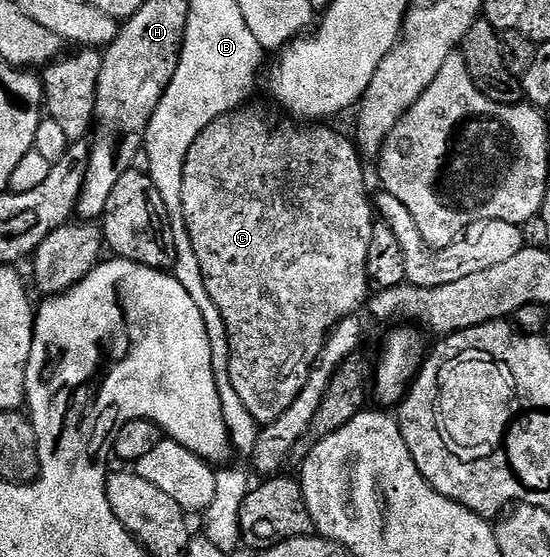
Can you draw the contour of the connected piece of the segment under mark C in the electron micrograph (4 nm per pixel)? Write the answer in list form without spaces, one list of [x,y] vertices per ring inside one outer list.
[[[251,104],[231,110],[225,116],[213,120],[213,124],[209,124],[209,128],[205,128],[205,132],[193,140],[193,148],[189,148],[189,156],[185,156],[185,172],[181,184],[181,204],[189,240],[193,240],[193,252],[197,252],[197,264],[201,266],[205,288],[209,296],[213,296],[213,304],[217,304],[225,320],[229,340],[229,380],[233,380],[233,388],[241,404],[245,404],[249,416],[253,416],[253,420],[260,424],[277,420],[277,416],[281,416],[281,412],[285,412],[289,404],[301,396],[301,388],[305,388],[305,380],[309,380],[309,372],[319,359],[331,329],[341,319],[352,317],[356,313],[355,309],[363,301],[363,305],[368,301],[367,253],[369,236],[373,236],[377,221],[373,213],[372,195],[367,195],[367,178],[363,175],[365,162],[358,145],[348,135],[347,139],[345,135],[330,130],[327,124],[291,125],[295,126],[275,127],[261,111],[254,110]]]

